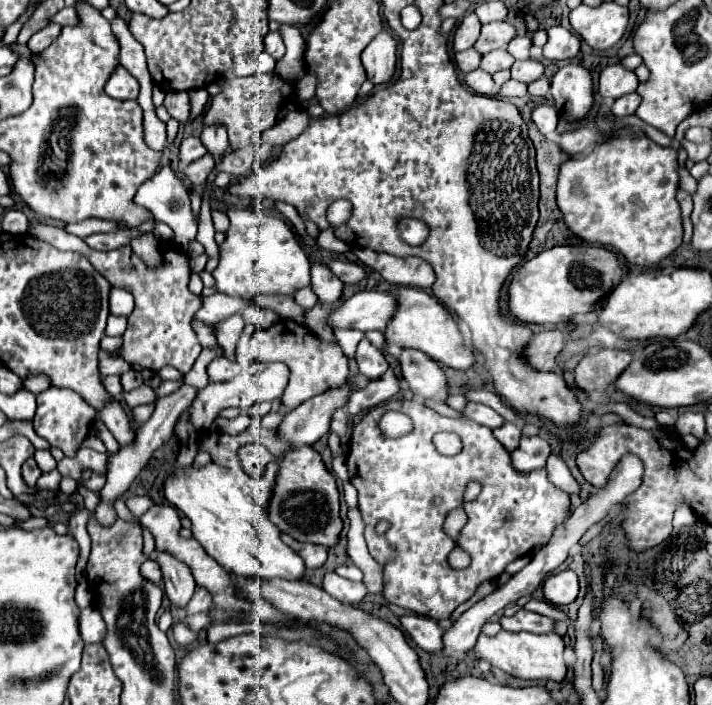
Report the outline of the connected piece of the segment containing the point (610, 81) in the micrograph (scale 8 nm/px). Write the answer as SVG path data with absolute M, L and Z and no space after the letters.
M607 65L599 75L599 95L619 99L627 93L633 93L637 89L639 81L633 71L625 69L623 65Z

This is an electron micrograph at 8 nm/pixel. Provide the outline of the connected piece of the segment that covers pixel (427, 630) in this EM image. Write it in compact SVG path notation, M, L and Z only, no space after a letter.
M403 615L401 625L407 631L407 635L413 639L413 643L423 651L439 653L443 649L445 629L435 619L421 615Z

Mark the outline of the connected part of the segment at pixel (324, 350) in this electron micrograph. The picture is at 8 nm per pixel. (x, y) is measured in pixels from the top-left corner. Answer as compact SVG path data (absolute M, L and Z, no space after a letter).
M279 321L267 331L257 329L251 339L251 355L255 361L281 361L289 367L291 375L287 389L281 395L281 413L289 413L299 403L321 395L331 387L339 387L339 383L343 383L343 379L347 379L349 375L347 357L337 343L325 343L305 327L291 321Z

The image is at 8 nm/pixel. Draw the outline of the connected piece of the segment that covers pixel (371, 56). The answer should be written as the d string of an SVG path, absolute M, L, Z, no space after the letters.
M381 31L365 49L363 49L363 67L367 71L367 79L373 85L385 85L393 73L397 63L397 41L391 33Z

